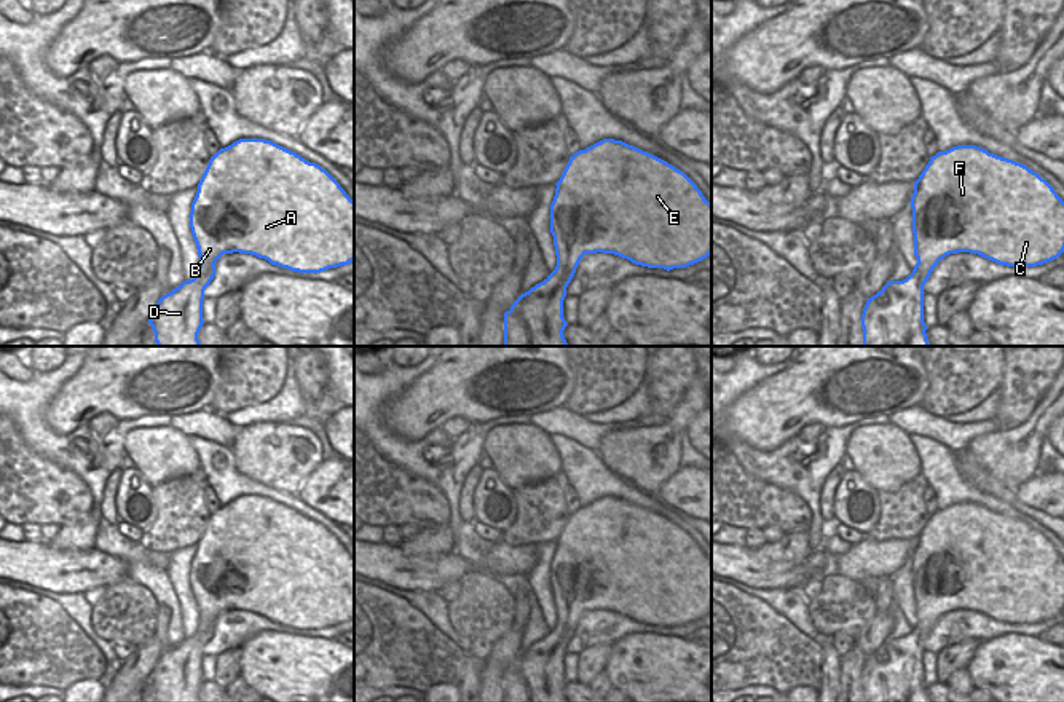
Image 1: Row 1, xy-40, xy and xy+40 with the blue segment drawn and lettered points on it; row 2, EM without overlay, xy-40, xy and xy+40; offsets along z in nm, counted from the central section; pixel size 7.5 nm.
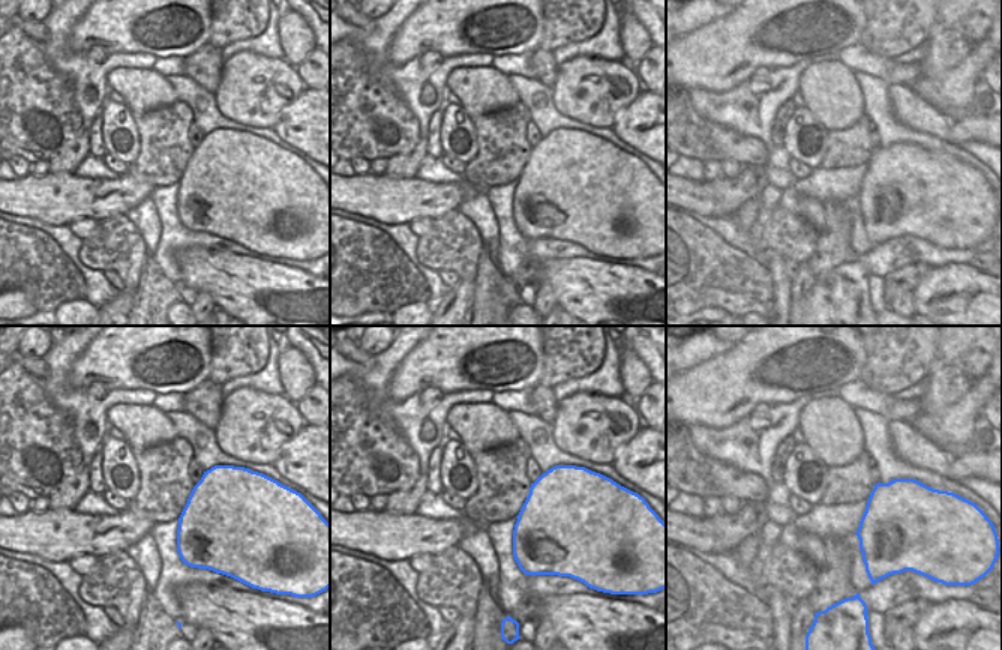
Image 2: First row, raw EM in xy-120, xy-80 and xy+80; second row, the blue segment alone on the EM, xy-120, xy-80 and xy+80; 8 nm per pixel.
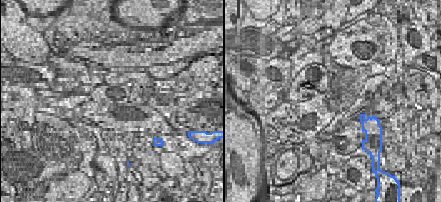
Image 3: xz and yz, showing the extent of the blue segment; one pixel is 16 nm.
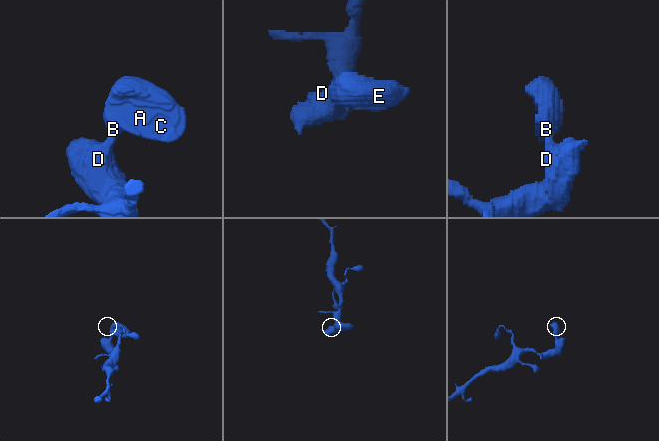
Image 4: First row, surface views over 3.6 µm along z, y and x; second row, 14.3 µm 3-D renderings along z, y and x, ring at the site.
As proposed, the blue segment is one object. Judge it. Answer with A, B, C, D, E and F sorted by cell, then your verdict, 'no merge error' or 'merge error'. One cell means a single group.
groups A B C D E F; no merge error

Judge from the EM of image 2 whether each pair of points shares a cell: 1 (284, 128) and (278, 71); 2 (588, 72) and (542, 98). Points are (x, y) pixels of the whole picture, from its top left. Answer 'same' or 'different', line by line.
1: different
2: different

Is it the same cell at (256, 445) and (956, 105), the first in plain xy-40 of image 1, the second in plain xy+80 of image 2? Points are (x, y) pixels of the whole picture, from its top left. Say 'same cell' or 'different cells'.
same cell

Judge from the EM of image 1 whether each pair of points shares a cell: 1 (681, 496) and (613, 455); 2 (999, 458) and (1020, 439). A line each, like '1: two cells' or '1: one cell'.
1: two cells
2: one cell

